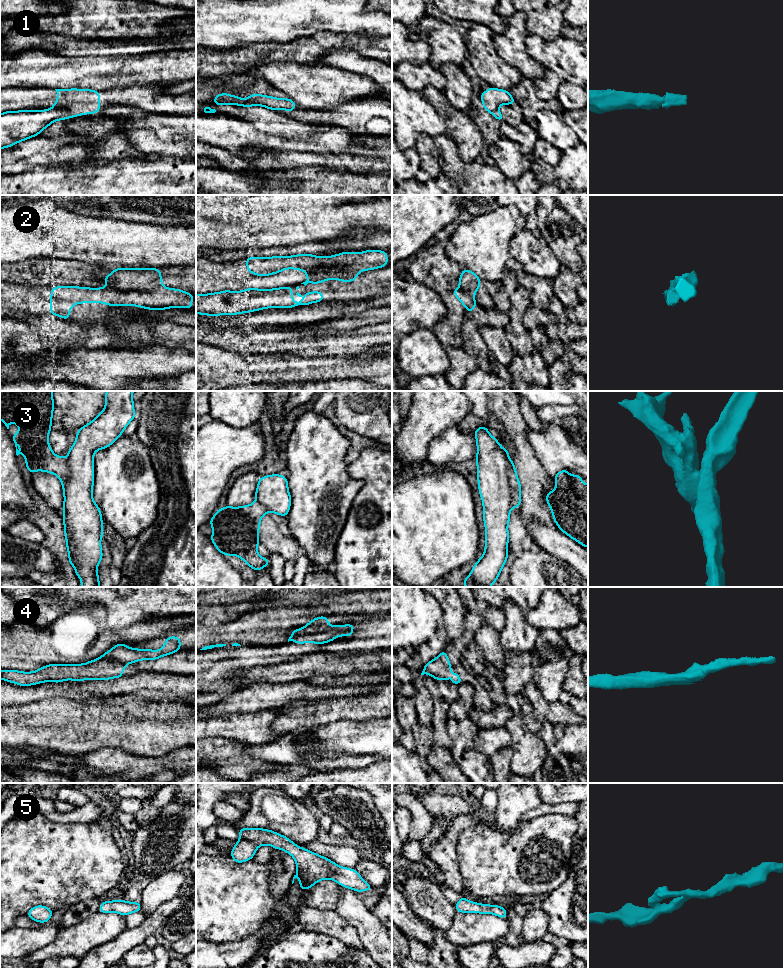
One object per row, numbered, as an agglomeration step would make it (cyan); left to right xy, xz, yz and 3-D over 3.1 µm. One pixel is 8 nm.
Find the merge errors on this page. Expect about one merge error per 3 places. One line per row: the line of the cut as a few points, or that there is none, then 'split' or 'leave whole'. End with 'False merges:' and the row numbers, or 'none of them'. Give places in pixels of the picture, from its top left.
1: xy (53, 108), (62, 110), (68, 117) | split
2: xy (109, 285), (121, 290), (154, 290), (162, 287) | split
3: yz (509, 461), (507, 476), (512, 505) | split
4: no cut | leave whole
5: no cut | leave whole
False merges: 1, 2, 3

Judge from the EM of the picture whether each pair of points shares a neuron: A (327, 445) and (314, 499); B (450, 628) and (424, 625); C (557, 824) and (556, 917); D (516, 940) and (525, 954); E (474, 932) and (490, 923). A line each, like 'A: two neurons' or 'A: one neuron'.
A: one neuron
B: two neurons
C: two neurons
D: two neurons
E: one neuron

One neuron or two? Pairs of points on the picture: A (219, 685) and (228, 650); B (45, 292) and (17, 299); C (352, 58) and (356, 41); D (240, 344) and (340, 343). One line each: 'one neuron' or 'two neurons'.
A: one neuron
B: one neuron
C: two neurons
D: one neuron

